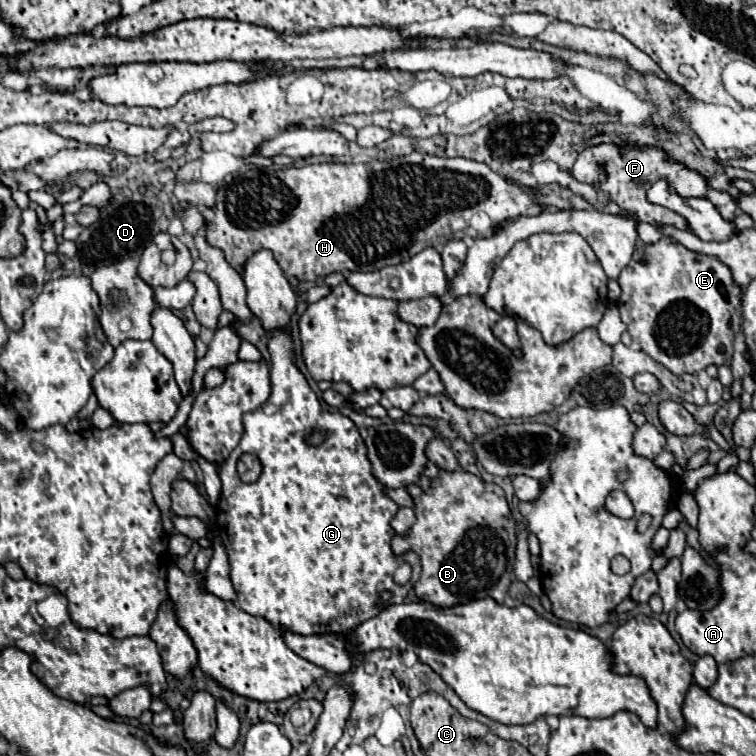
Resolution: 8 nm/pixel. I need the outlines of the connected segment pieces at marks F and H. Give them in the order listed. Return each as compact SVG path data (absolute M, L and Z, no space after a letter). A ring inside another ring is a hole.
M598 143L596 147L588 147L578 155L572 167L572 175L576 181L582 181L606 191L610 201L618 203L622 209L636 213L642 221L648 221L654 227L672 225L682 231L690 231L688 221L682 215L668 211L666 207L648 203L646 199L648 187L652 187L656 179L668 179L668 187L672 187L672 191L676 191L684 199L706 197L706 191L708 191L708 183L704 183L702 175L696 175L696 171L688 171L684 163L676 163L674 159L668 159L668 155L660 151L660 147L612 147L612 143Z
M412 151L410 155L398 157L394 161L370 161L370 163L312 163L312 165L304 165L304 167L286 167L286 169L278 169L278 171L260 171L260 169L250 169L250 175L240 175L236 177L230 185L220 187L218 195L216 195L216 205L214 205L214 219L206 223L206 241L212 247L218 247L224 251L226 261L238 271L244 273L244 263L262 249L268 249L274 253L274 259L278 261L280 269L286 275L294 275L300 281L316 281L316 277L324 277L330 275L334 271L344 273L344 271L376 271L380 267L388 267L388 265L398 265L408 261L412 255L418 255L420 251L424 251L424 247L436 247L440 249L446 241L450 239L462 239L466 233L472 237L488 237L494 233L494 229L508 217L516 217L516 215L538 215L544 209L544 205L536 203L530 195L524 193L524 189L508 179L504 179L502 175L494 173L490 167L484 167L484 163L472 163L470 159L462 159L462 157L434 157L434 155L426 155L420 151ZM476 213L486 213L490 217L492 229L484 231L484 233L476 233L470 227L470 219Z

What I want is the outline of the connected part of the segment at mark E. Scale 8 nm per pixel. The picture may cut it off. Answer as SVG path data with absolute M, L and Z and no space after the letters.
M666 237L658 243L636 249L632 261L618 277L622 295L618 299L618 309L622 321L628 325L632 341L636 341L644 353L668 367L672 373L698 373L708 365L722 365L732 359L732 343L742 323L740 309L740 289L734 285L728 267L718 259L688 251L684 245L678 245L672 237Z

